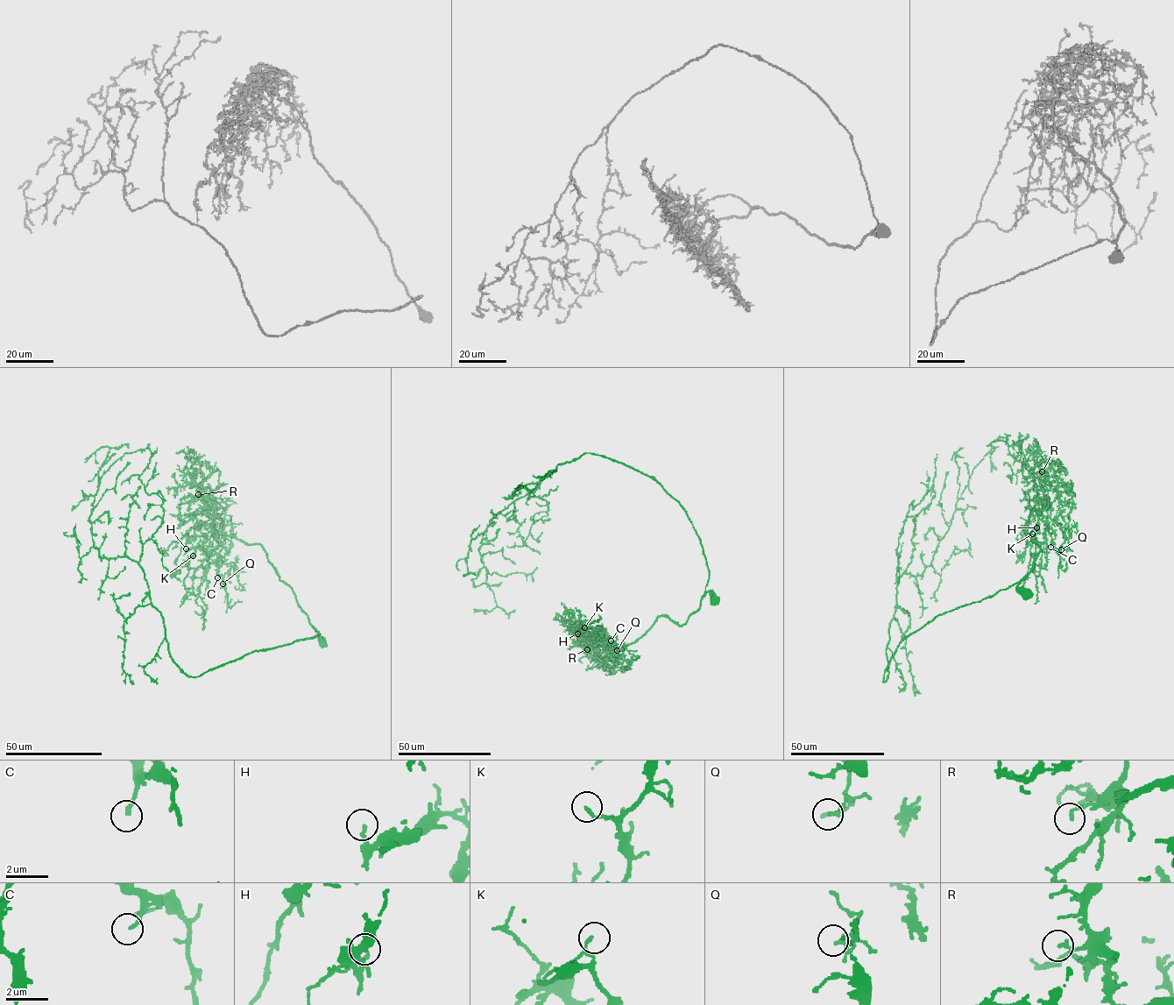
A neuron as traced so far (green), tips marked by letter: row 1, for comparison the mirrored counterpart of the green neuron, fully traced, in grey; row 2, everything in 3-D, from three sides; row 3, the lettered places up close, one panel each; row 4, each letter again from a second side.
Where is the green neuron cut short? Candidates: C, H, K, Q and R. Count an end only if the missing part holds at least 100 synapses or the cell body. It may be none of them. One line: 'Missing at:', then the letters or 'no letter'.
Missing at: C

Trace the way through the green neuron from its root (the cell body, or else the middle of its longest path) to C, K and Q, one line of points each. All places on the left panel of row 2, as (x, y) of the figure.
C: (322, 641), (292, 588), (279, 579), (259, 544), (250, 545), (214, 529), (202, 548), (217, 567), (217, 577)
K: (322, 641), (292, 588), (279, 579), (259, 544), (250, 545), (214, 529), (209, 544), (196, 548), (193, 555)
Q: (322, 641), (292, 588), (279, 579), (263, 547), (214, 529), (202, 548), (217, 567), (222, 583)

